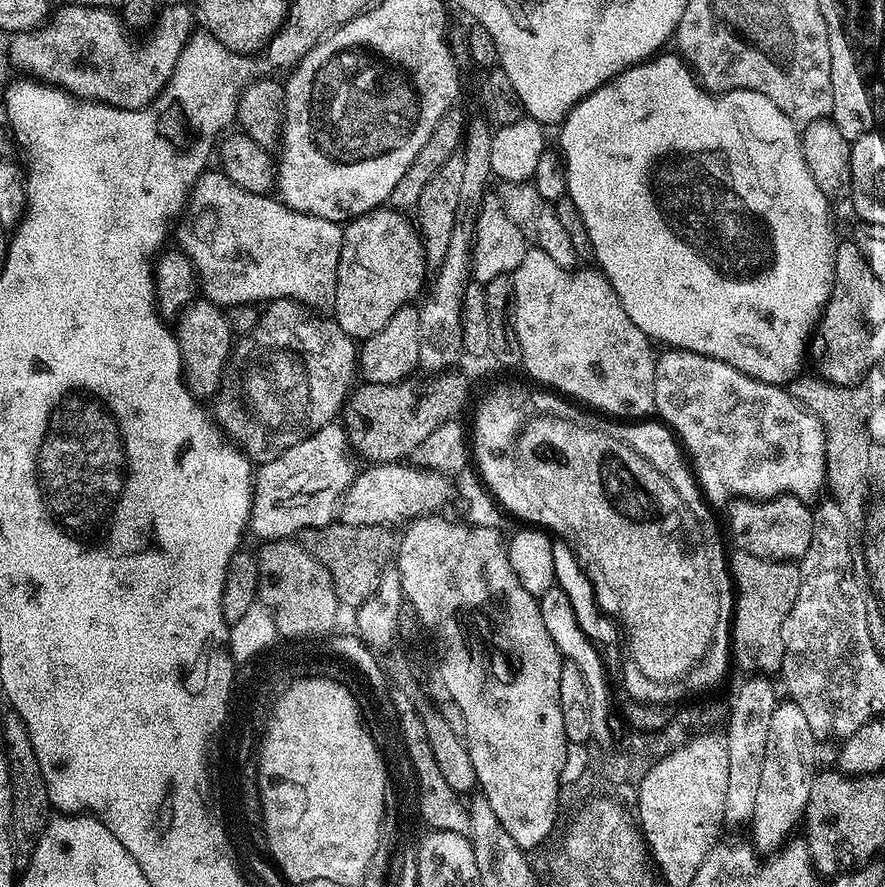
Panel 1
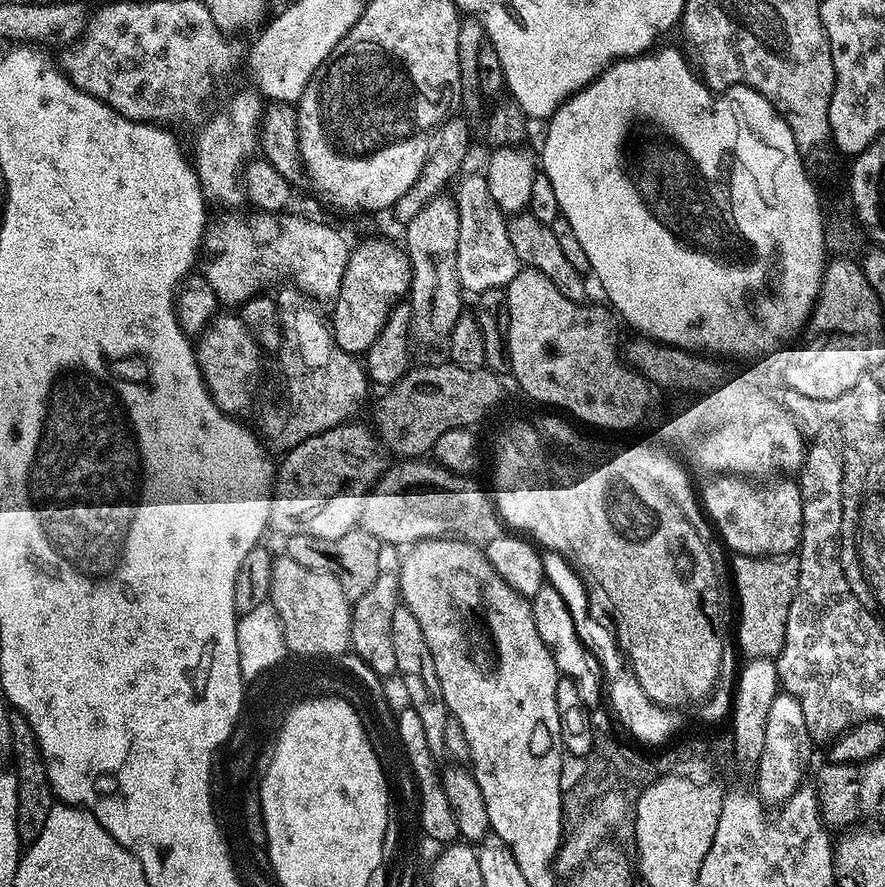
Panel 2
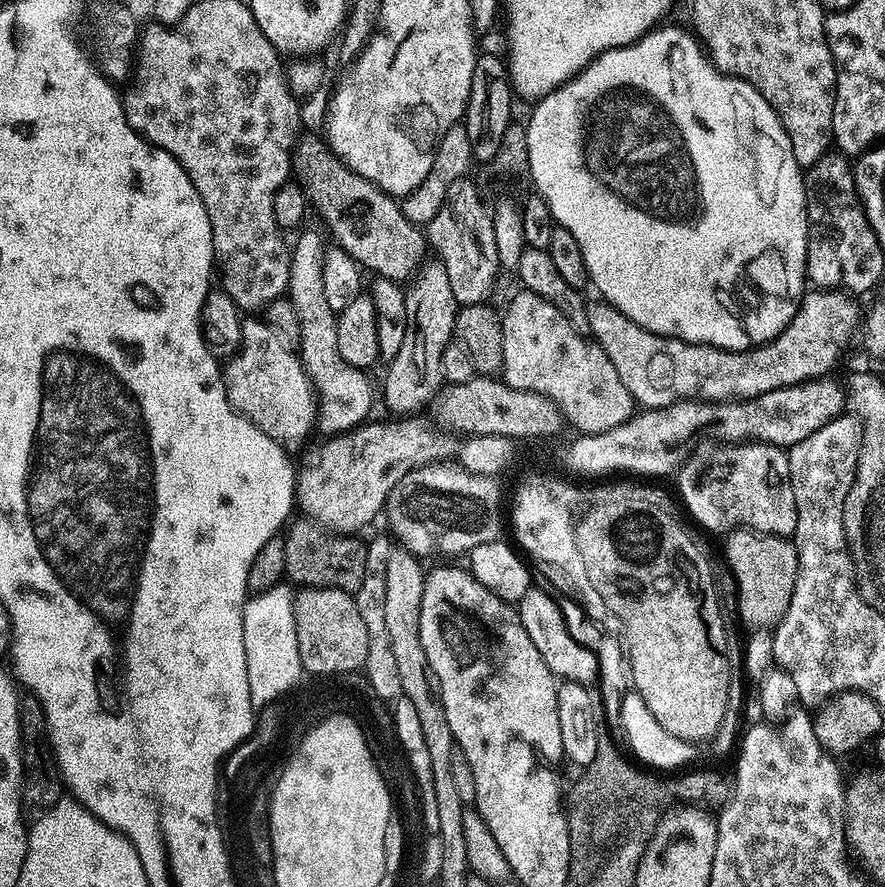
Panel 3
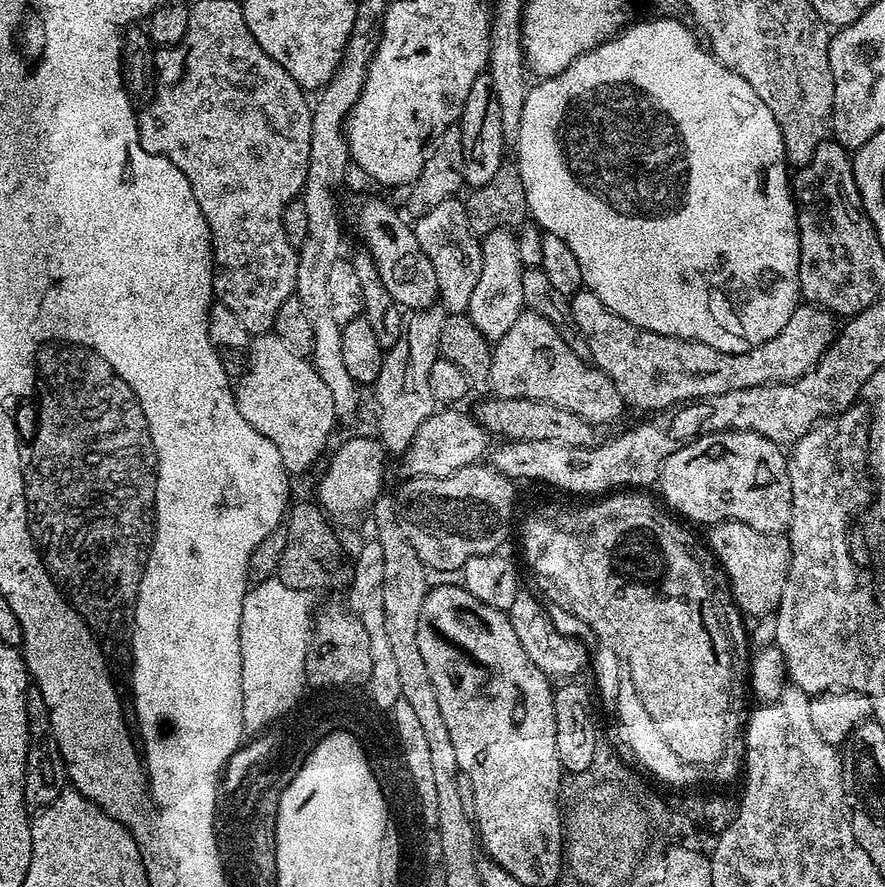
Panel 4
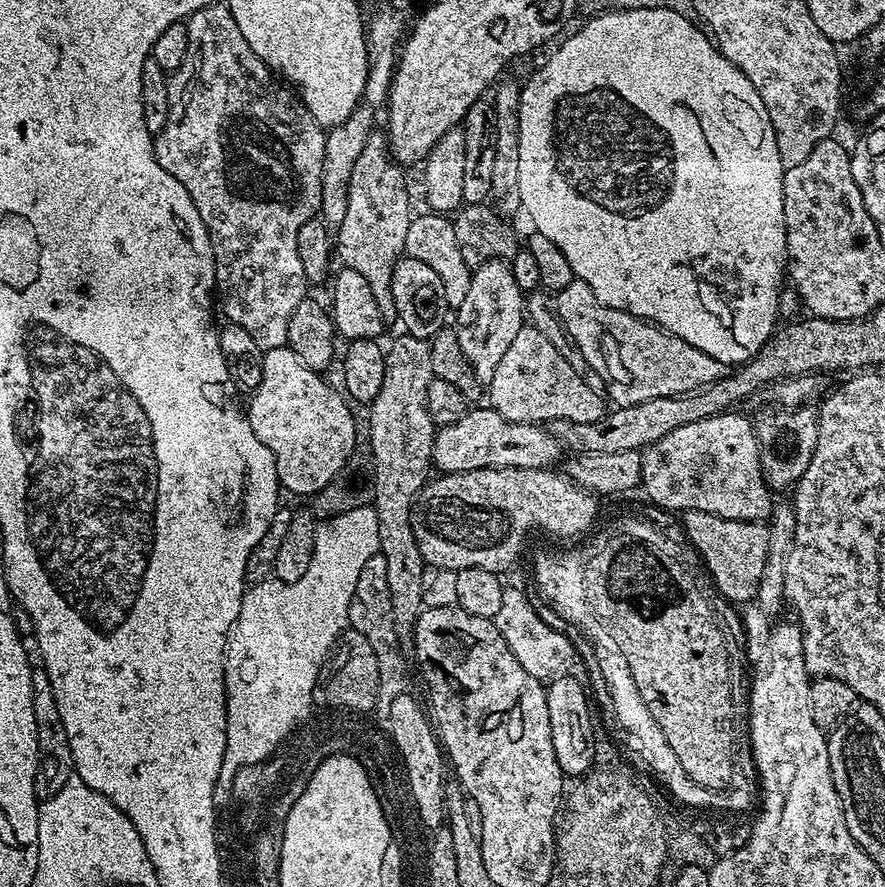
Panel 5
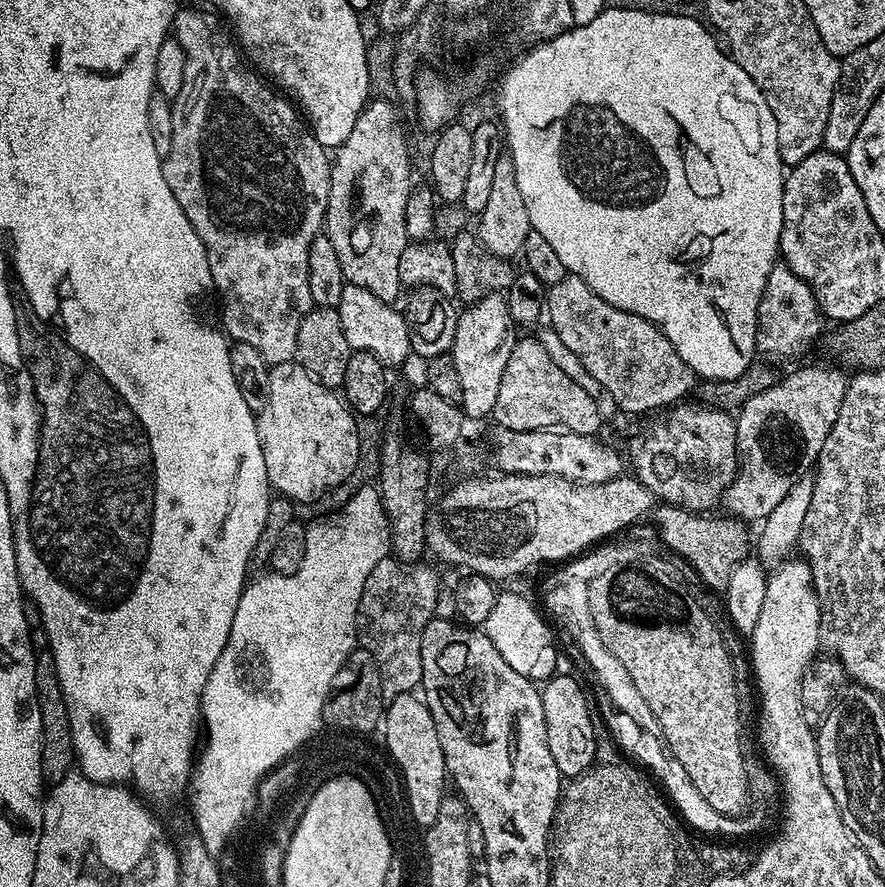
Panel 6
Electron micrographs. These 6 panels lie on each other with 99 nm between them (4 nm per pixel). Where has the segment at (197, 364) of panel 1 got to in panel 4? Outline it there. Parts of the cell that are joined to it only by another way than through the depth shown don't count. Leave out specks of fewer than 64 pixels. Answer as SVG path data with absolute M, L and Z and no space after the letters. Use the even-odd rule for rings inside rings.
M274 334L257 335L248 353L248 368L235 381L234 391L242 418L246 418L262 438L270 438L270 442L278 446L282 466L289 474L315 466L336 428L338 417L330 389L305 357L294 354L294 350L288 349L282 338Z

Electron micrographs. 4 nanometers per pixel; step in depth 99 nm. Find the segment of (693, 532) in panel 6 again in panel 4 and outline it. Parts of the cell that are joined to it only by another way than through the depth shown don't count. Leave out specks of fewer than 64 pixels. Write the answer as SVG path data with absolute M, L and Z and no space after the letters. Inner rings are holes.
M724 520L707 529L706 544L727 576L732 599L745 617L759 618L775 613L782 602L782 590L786 590L786 578L790 574L790 542L787 535L778 532L754 530L746 522Z

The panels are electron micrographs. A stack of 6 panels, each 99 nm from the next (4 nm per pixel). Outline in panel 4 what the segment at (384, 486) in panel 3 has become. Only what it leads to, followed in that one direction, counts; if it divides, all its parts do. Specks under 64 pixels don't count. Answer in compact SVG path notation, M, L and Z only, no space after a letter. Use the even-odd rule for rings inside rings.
M436 410L426 418L426 422L422 422L418 434L414 434L407 452L402 456L409 477L446 478L472 464L481 463L489 455L489 432L478 423L475 415L468 413L467 416L464 412L456 411L460 410ZM352 436L332 456L328 469L320 476L315 499L329 517L352 516L355 512L367 513L384 488L384 445L379 439L368 436Z

